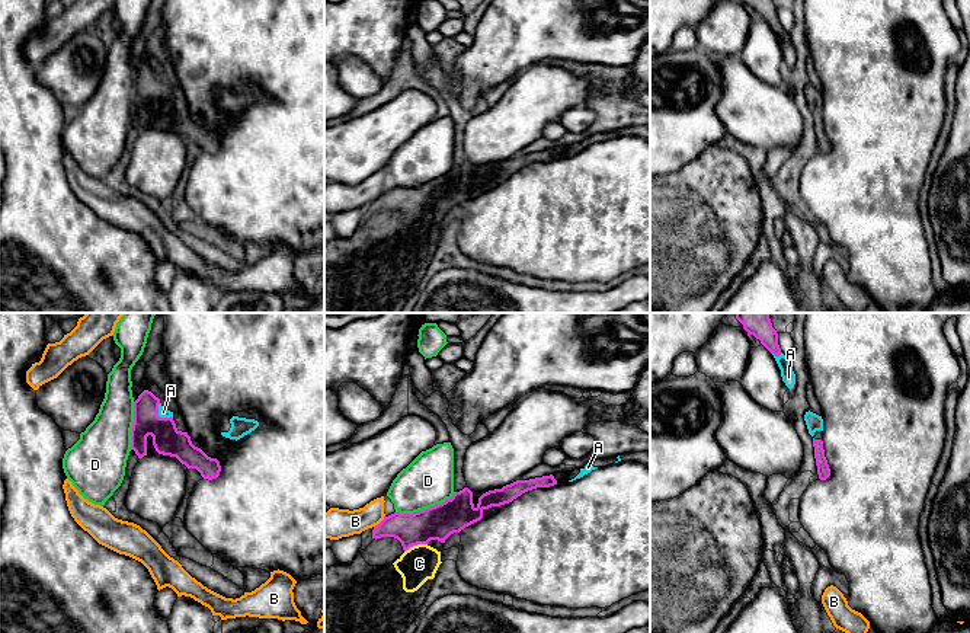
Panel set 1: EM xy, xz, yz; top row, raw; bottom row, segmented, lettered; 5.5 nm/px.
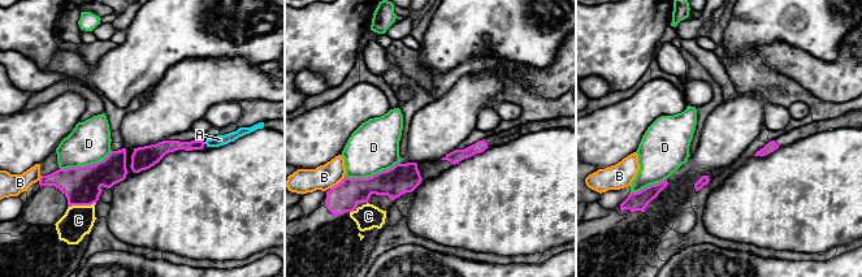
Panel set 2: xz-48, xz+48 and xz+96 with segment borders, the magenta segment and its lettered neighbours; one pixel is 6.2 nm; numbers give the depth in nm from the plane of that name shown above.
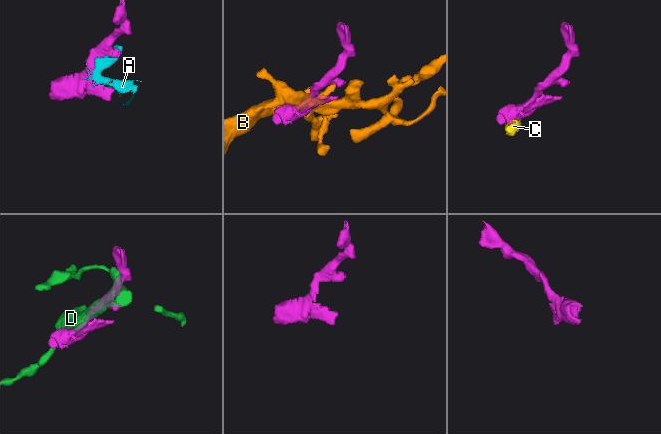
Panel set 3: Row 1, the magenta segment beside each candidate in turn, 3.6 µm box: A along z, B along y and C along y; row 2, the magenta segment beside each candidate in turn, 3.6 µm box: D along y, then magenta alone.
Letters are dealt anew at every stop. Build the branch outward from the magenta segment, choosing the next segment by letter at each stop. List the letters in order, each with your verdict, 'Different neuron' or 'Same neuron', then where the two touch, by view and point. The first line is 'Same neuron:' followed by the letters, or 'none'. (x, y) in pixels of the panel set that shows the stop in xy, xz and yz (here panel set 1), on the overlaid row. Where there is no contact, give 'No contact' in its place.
Same neuron: A, C
A: Same neuron. Touches magenta at xy (159, 416)
B: Different neuron. Touches magenta at xz (381, 521)
C: Same neuron. Touches magenta at xz (415, 544)
D: Different neuron. Touches magenta at xz (425, 510)

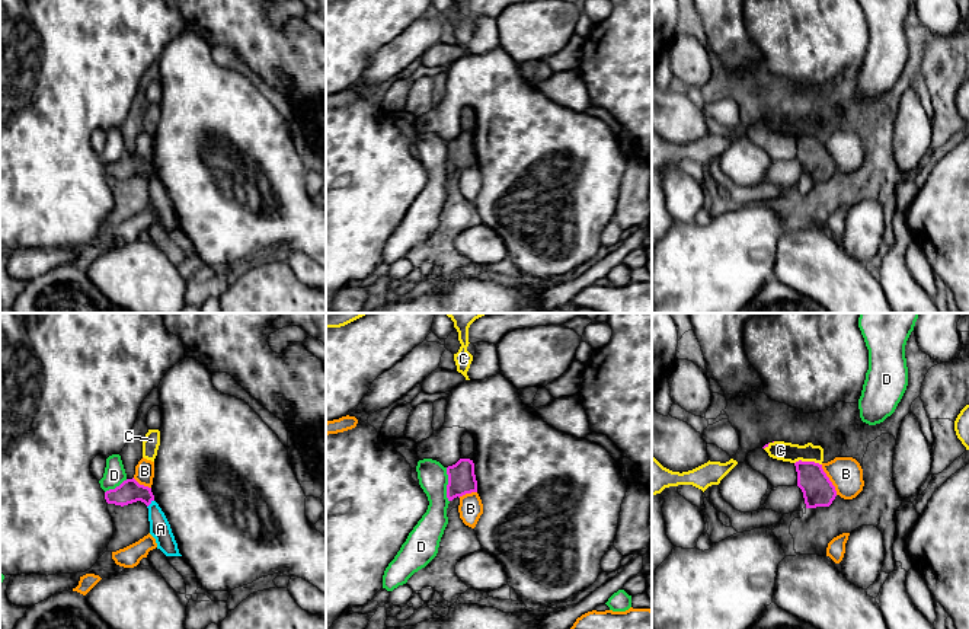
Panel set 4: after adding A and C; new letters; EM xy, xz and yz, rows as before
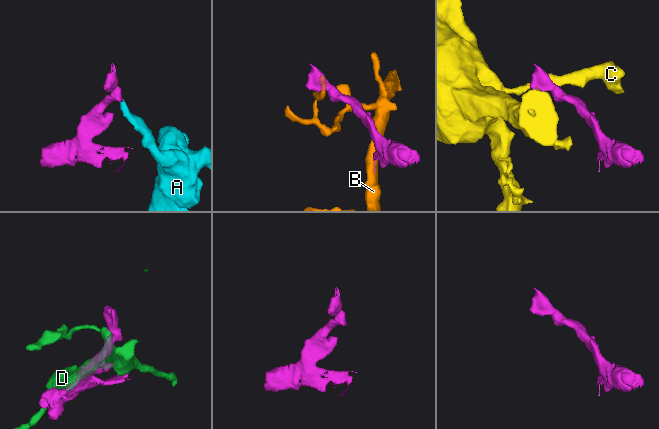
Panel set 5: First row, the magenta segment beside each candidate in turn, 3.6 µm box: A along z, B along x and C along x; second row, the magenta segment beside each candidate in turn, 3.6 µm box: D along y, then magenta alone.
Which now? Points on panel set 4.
Same neuron: none
A: Different neuron. Touches magenta at xy (150, 503)
B: Different neuron. Touches magenta at yz (828, 479)
C: Different neuron. Touches magenta at yz (808, 462)
D: Different neuron. Touches magenta at xz (447, 485)

